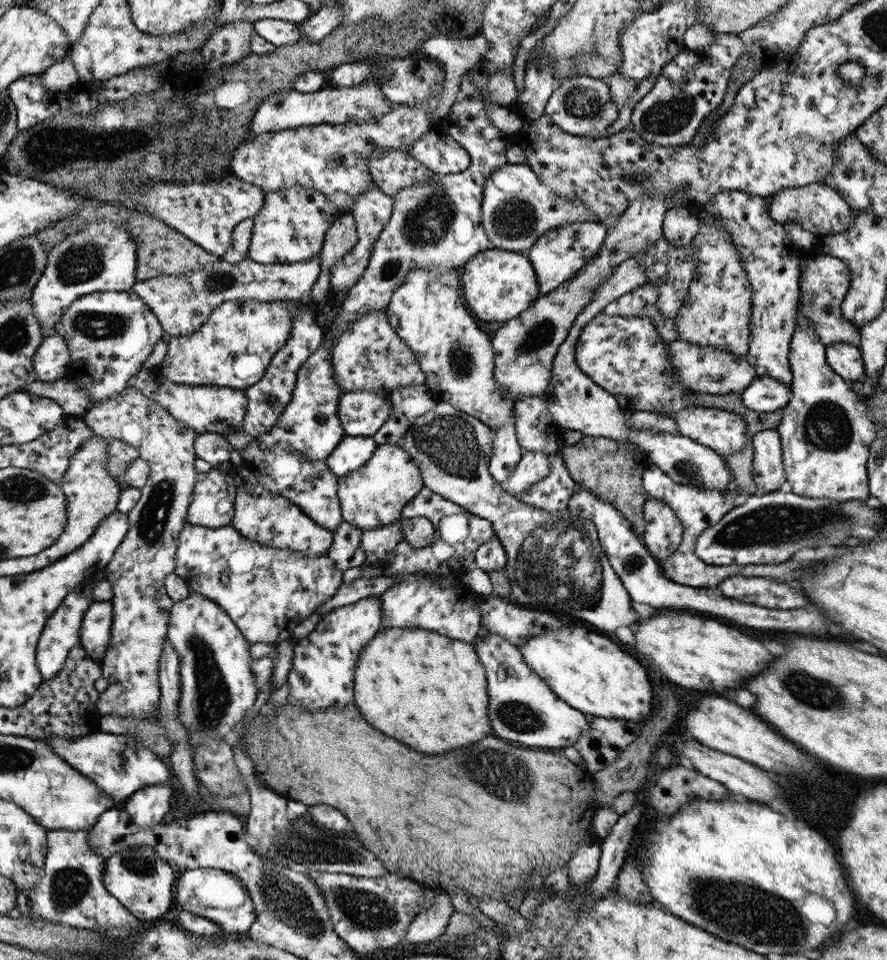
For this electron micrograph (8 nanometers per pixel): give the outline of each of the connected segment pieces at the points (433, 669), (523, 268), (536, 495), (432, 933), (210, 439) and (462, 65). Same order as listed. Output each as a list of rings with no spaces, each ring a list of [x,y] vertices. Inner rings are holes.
[[[382,628],[363,648],[354,672],[358,672],[358,710],[374,728],[424,754],[442,754],[478,742],[490,734],[486,672],[472,643],[460,642],[433,630]]]
[[[487,249],[472,256],[462,274],[462,290],[468,306],[481,320],[506,322],[522,314],[539,297],[535,268],[526,254]]]
[[[561,453],[552,454],[550,458],[549,475],[514,497],[542,510],[560,512],[567,508],[569,498],[579,486],[570,476]]]
[[[447,893],[436,895],[436,902],[424,912],[417,914],[407,930],[405,940],[408,944],[433,941],[442,936],[454,908]]]
[[[218,433],[197,435],[196,453],[220,472],[234,472],[244,464],[240,452],[228,443],[228,439]]]
[[[481,34],[464,39],[436,36],[423,44],[423,51],[436,58],[445,71],[445,88],[431,112],[431,126],[450,112],[453,103],[460,98],[458,93],[465,72],[480,62],[490,49],[491,42]]]

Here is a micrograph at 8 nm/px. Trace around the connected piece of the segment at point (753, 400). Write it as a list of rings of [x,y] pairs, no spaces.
[[[757,377],[740,391],[742,404],[759,413],[774,412],[784,408],[791,397],[791,387],[775,378]]]

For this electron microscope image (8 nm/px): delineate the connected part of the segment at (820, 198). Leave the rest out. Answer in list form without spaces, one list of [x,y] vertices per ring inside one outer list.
[[[822,182],[784,188],[784,190],[773,194],[772,197],[770,215],[775,222],[780,224],[799,223],[804,226],[804,229],[808,229],[818,237],[830,235],[833,232],[844,232],[848,226],[852,225],[854,211],[851,206],[848,206],[843,196],[835,188],[830,188]]]

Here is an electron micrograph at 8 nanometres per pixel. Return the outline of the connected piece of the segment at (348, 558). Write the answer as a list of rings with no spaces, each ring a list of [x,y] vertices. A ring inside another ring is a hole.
[[[345,521],[333,531],[333,544],[326,553],[342,572],[359,567],[364,562],[365,554],[361,547],[362,533],[361,528]]]

